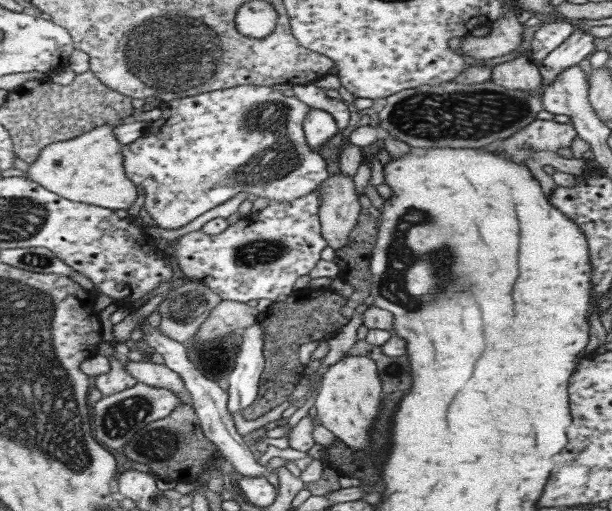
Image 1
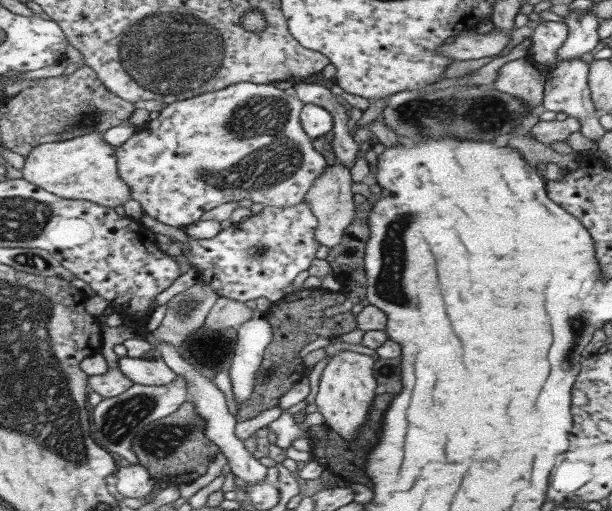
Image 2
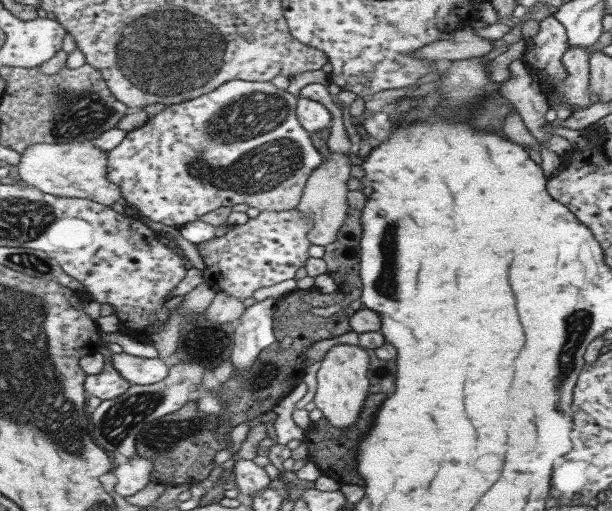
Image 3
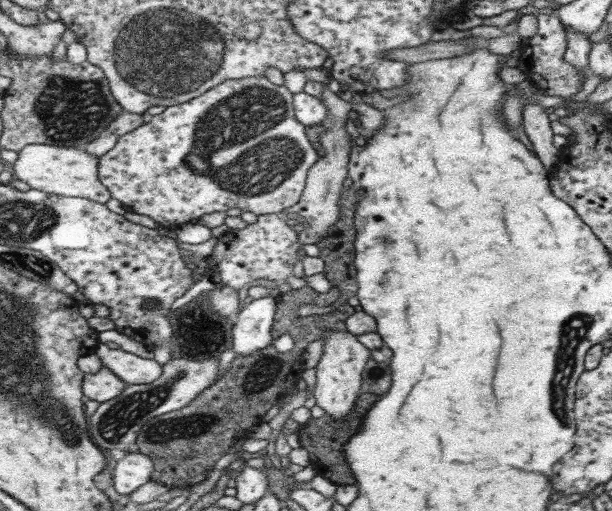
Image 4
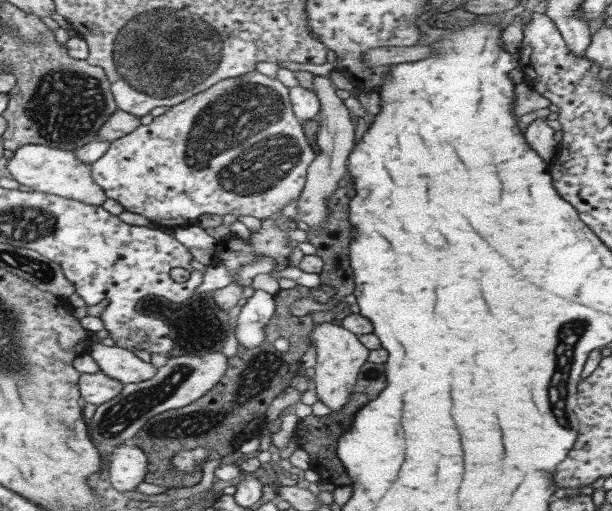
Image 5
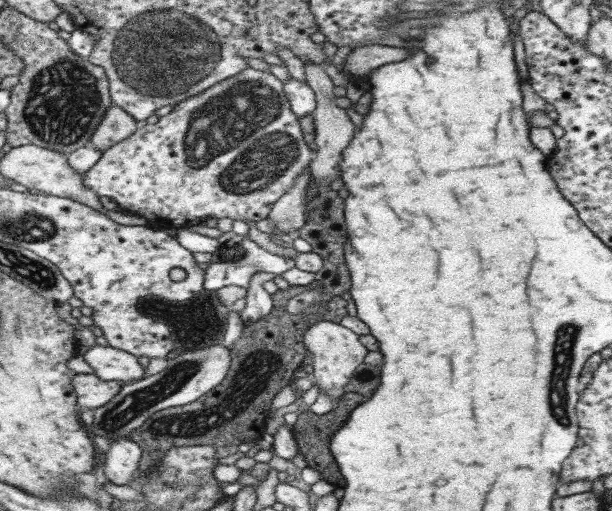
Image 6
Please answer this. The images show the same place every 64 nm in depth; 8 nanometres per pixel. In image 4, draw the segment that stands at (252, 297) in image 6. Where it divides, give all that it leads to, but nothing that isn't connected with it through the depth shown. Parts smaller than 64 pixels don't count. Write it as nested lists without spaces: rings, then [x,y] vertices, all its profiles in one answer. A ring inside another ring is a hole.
[[[264,296],[244,305],[233,318],[233,349],[240,356],[250,356],[252,352],[272,344],[273,322],[276,317],[277,300]]]

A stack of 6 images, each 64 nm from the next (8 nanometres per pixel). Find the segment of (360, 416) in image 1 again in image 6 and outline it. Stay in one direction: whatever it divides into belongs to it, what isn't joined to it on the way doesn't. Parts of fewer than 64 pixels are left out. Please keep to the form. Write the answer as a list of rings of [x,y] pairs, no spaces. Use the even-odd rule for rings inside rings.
[[[328,320],[318,321],[309,326],[303,334],[303,343],[307,351],[312,354],[311,376],[314,376],[314,384],[319,386],[320,391],[335,396],[348,384],[352,373],[363,363],[369,351],[355,332],[340,323]]]

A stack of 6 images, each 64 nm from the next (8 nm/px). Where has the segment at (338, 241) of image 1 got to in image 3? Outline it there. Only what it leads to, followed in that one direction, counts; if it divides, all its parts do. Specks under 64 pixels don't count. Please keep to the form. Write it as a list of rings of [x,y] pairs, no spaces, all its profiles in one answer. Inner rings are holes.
[[[331,152],[330,158],[321,163],[316,170],[312,170],[295,209],[313,222],[313,227],[307,232],[307,239],[311,244],[326,246],[336,240],[337,232],[348,216],[349,190],[346,184],[351,177],[351,158],[342,153]]]

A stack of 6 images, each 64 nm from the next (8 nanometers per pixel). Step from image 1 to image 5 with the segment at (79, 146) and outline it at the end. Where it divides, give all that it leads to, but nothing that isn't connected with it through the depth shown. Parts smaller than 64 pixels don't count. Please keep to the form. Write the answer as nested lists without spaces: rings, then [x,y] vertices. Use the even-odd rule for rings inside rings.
[[[25,144],[13,151],[12,158],[7,160],[6,170],[20,185],[30,186],[36,192],[79,200],[86,204],[101,206],[107,199],[100,186],[92,181],[92,165],[78,160],[74,150],[60,150],[41,144]]]

